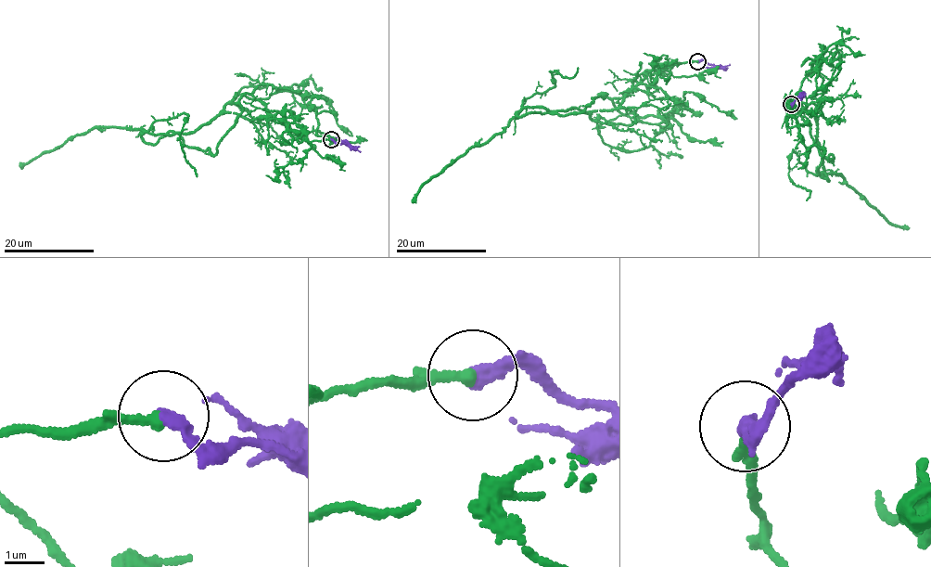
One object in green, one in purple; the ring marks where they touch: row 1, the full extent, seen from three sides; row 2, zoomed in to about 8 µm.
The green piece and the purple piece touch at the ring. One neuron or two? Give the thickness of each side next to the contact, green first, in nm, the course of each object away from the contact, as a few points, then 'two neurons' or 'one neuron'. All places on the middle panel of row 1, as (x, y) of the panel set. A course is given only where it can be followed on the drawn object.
calibres 280 and 320 nm; course green (697, 60), (646, 72), (620, 97), (602, 92), (584, 110), (524, 107), (412, 202); course purple (697, 60), (730, 65); one neuron

